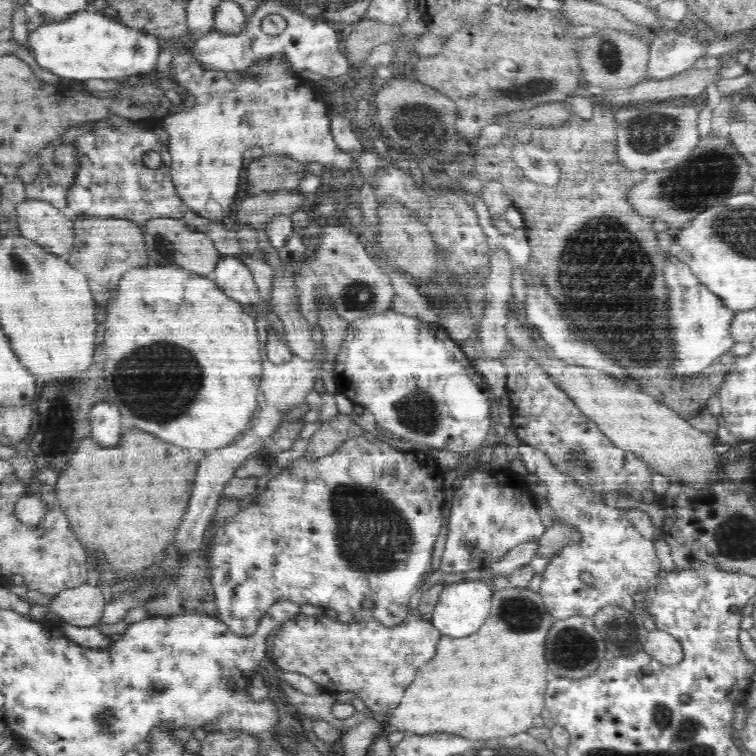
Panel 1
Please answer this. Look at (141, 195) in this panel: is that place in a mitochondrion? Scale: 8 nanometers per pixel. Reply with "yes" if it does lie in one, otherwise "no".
no

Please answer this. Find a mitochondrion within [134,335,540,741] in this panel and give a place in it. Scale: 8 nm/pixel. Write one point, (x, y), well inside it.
(371, 534)

